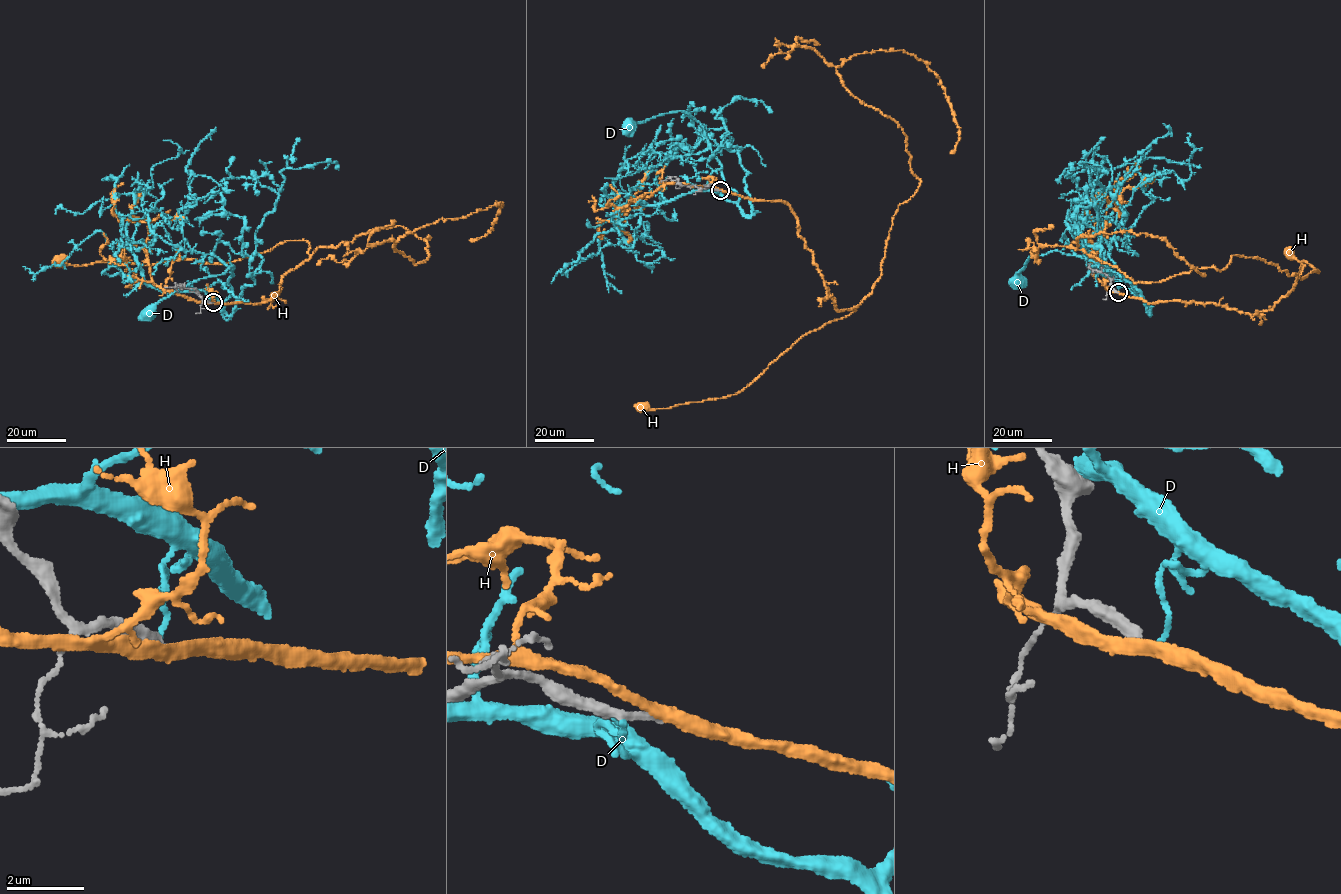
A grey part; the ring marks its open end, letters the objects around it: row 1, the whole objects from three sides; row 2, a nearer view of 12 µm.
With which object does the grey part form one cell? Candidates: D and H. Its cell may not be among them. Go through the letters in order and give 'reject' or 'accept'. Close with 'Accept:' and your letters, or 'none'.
D: reject
H: reject
Accept: none

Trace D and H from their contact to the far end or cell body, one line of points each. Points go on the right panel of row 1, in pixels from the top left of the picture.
D: (1116, 292), (1124, 286), (1137, 292), (1124, 276), (1056, 250), (1029, 256), (1017, 283)
H: (1117, 292), (1254, 314), (1293, 290), (1302, 263), (1298, 277), (1318, 272), (1288, 252)

